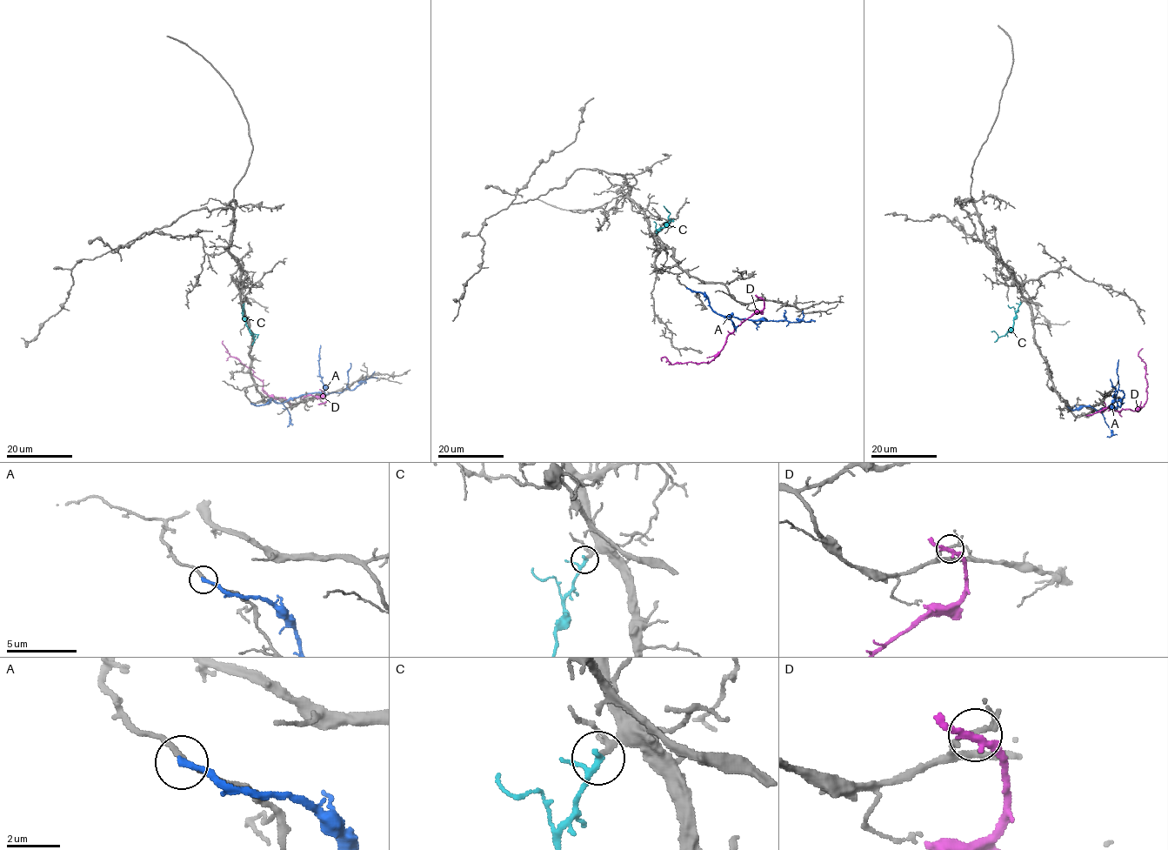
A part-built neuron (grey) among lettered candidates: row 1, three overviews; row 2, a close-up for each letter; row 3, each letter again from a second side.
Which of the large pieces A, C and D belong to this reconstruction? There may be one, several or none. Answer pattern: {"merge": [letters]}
{"merge": ["C"]}

